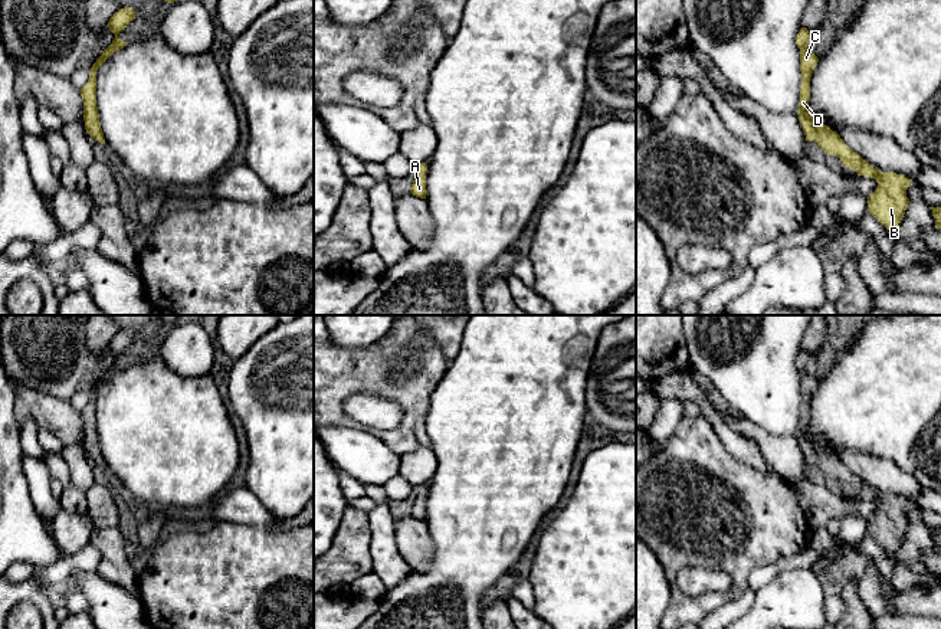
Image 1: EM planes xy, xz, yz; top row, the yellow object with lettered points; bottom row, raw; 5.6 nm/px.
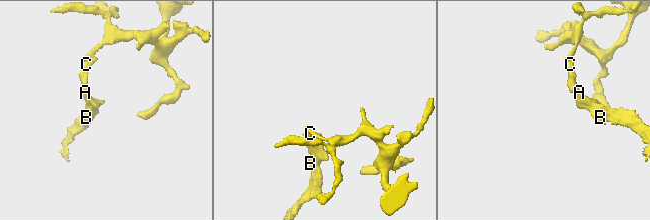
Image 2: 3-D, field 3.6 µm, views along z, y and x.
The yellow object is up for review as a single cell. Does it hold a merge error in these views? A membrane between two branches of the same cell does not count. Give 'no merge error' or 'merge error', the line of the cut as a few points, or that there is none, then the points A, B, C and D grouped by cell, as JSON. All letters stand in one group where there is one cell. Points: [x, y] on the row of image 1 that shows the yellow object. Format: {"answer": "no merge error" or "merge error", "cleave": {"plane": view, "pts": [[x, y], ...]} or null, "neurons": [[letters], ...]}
{"answer": "no merge error", "cleave": null, "neurons": [["A", "B", "C", "D"]]}

